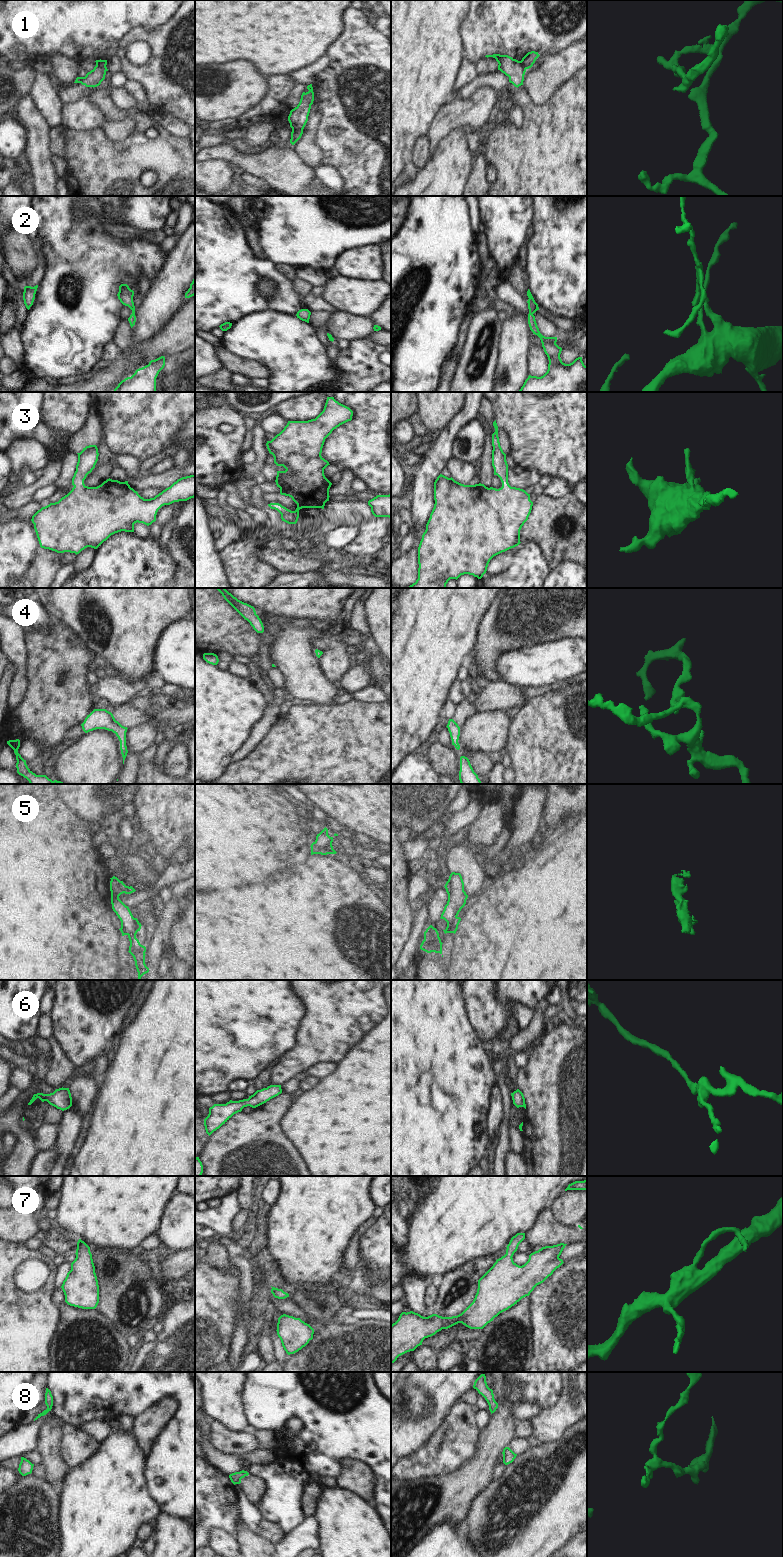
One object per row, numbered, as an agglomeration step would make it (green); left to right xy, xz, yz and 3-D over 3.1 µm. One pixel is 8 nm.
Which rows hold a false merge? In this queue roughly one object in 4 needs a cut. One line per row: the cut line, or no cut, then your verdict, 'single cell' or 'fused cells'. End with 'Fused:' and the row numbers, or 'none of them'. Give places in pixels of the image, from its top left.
1: cut xz (292, 128), (302, 129); fused cells
2: cut none; single cell
3: cut none; single cell
4: cut none; single cell
5: cut none; single cell
6: cut none; single cell
7: cut none; single cell
8: cut none; single cell
Fused: 1

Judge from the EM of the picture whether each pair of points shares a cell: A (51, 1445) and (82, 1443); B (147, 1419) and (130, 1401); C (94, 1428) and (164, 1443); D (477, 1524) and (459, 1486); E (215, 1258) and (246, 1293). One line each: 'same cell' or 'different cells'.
A: different cells
B: different cells
C: different cells
D: different cells
E: different cells

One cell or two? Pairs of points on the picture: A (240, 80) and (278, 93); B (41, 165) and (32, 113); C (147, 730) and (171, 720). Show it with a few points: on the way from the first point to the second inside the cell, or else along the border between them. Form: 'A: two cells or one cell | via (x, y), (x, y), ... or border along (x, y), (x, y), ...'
A: two cells | border along (268, 77), (268, 91), (253, 108)
B: one cell | via (37, 152), (36, 126)
C: one cell | via (153, 730), (161, 730), (165, 726)

